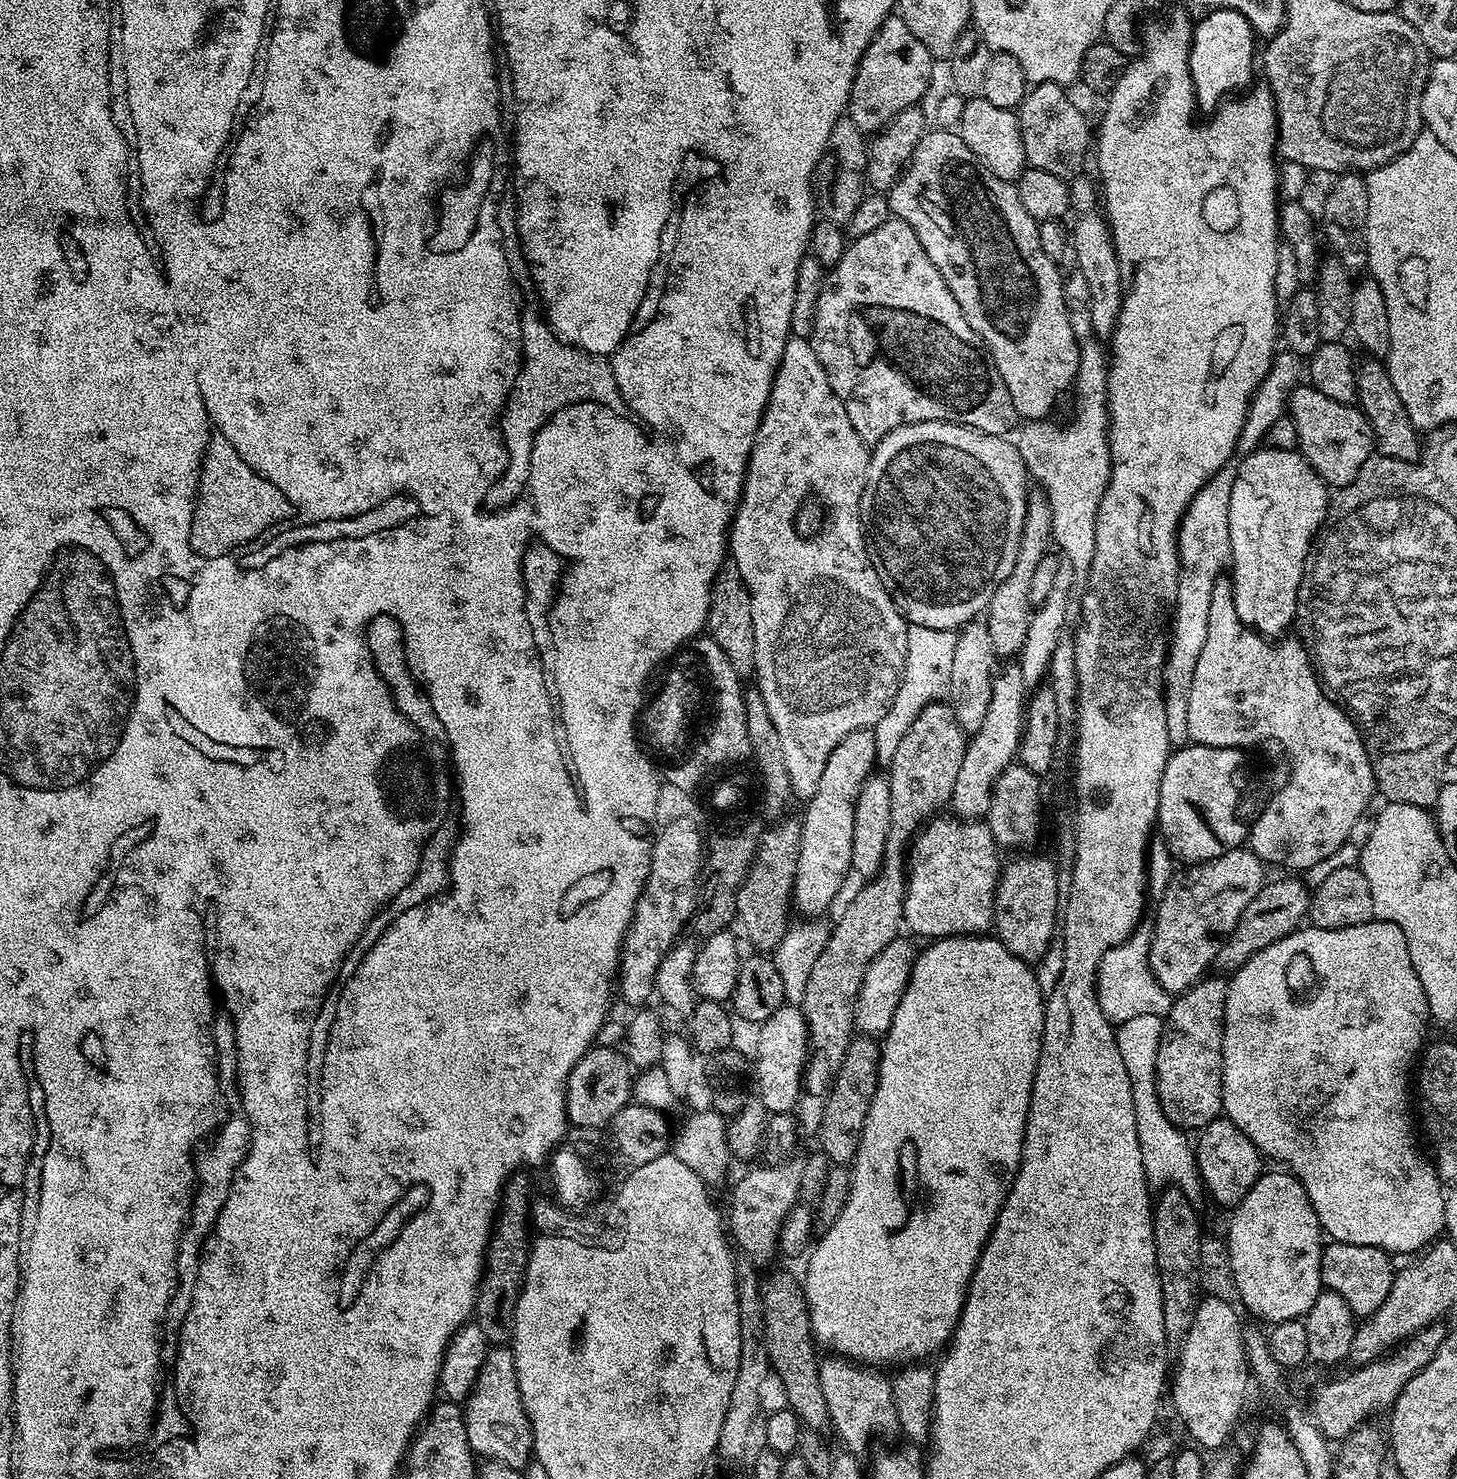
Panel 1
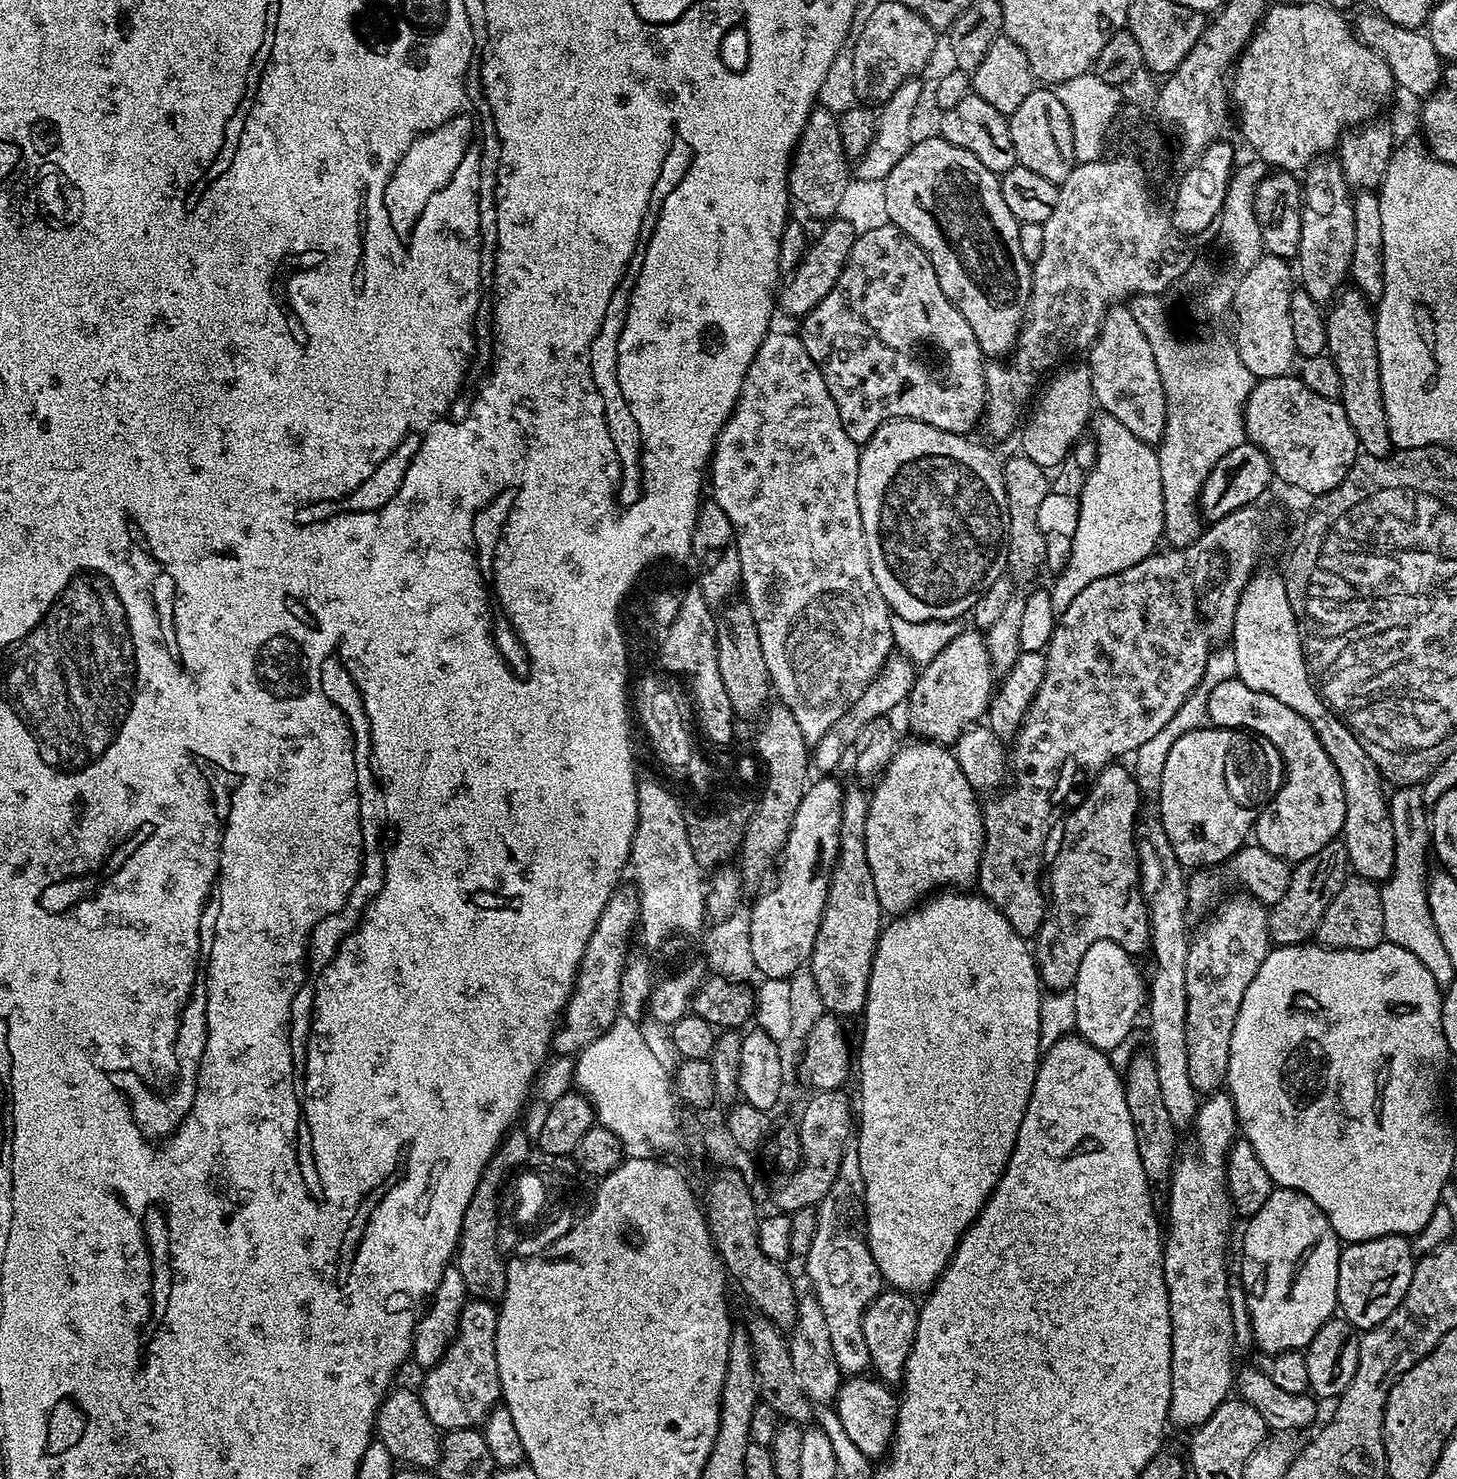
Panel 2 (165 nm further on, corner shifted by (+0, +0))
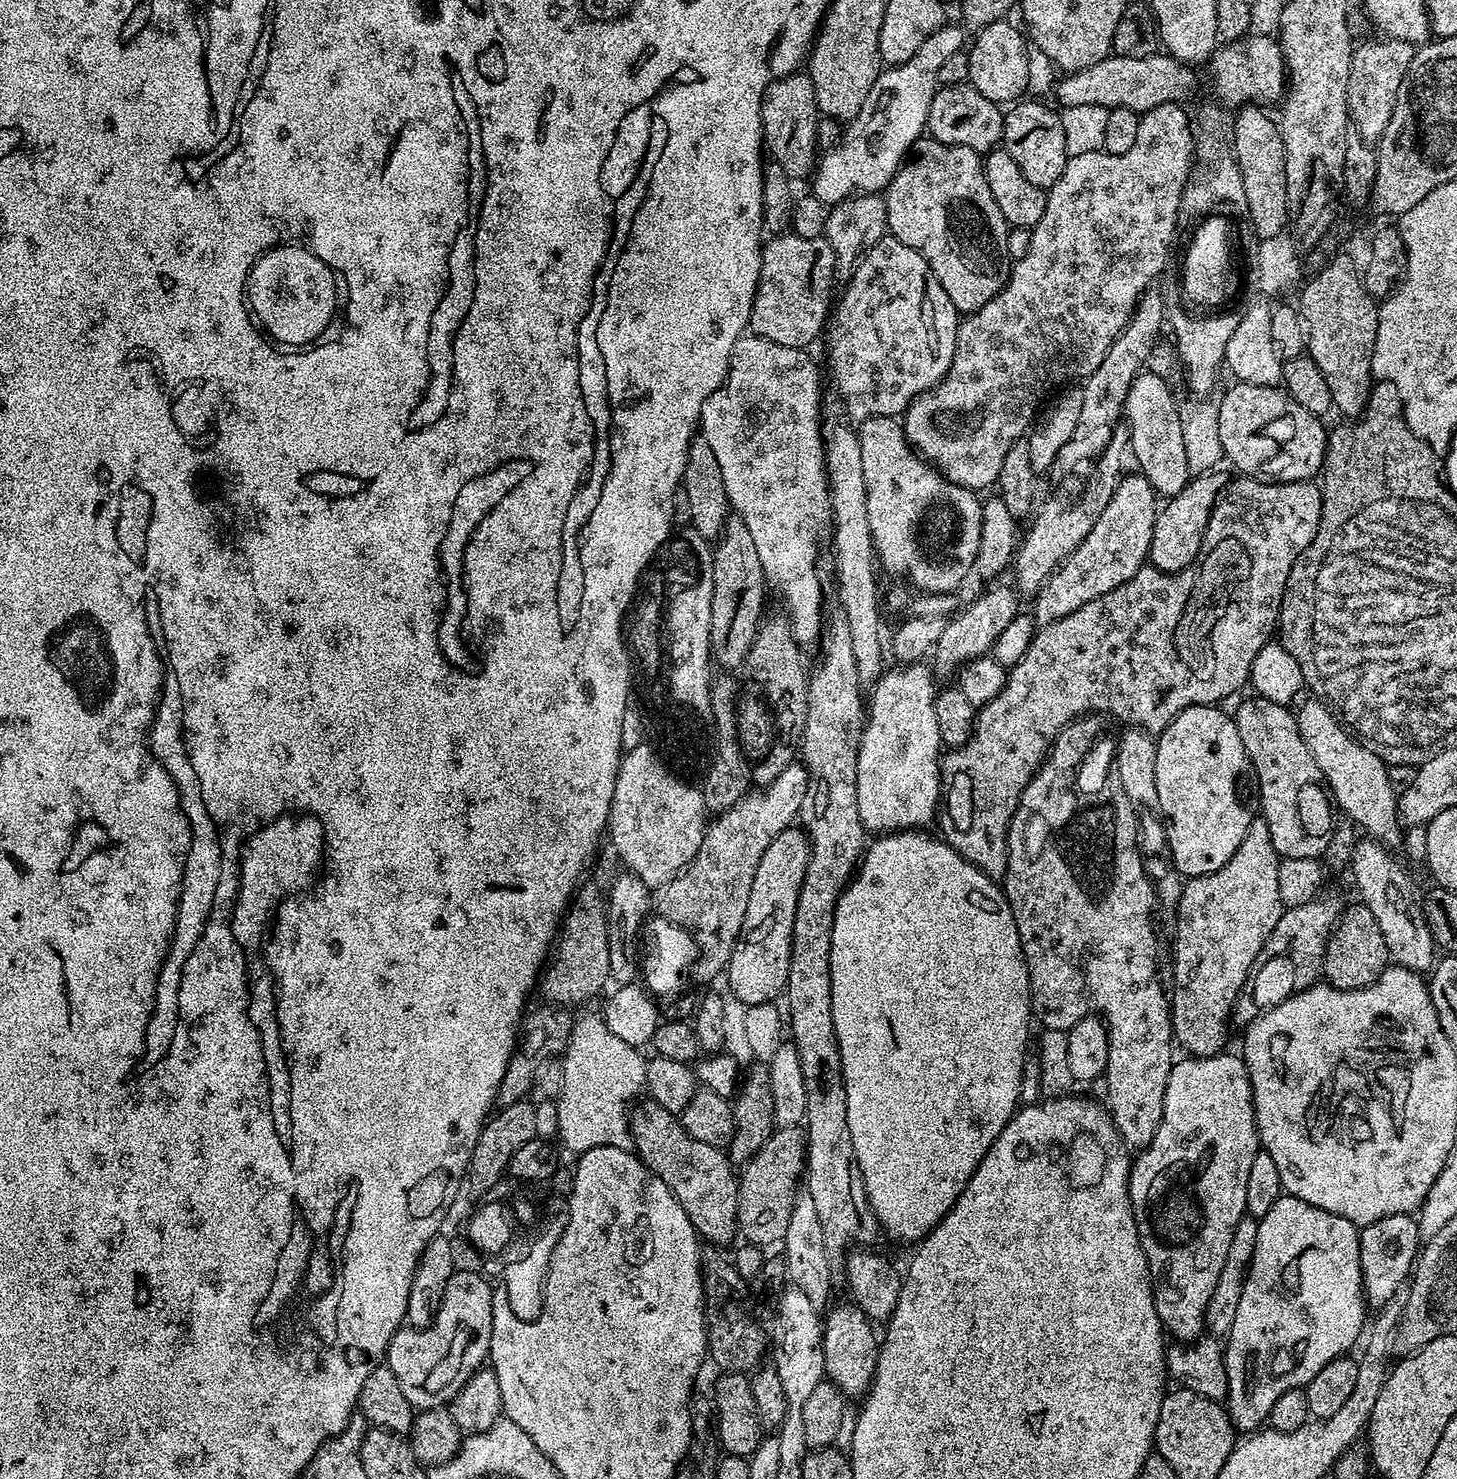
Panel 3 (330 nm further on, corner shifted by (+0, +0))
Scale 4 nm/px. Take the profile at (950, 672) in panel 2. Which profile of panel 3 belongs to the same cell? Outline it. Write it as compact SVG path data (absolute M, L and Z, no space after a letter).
M1011 587L1008 588L992 588L989 592L982 593L973 604L965 603L947 621L934 649L934 657L936 656L934 668L937 673L952 671L955 673L971 660L991 653L992 643L998 638L998 634L1002 634L1002 630L1006 630L1006 626L1010 626L1010 622L1014 622L1018 614L1017 593Z

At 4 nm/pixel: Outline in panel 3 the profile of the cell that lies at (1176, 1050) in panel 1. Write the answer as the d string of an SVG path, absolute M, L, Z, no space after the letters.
M1256 814L1253 815L1250 826L1246 830L1246 838L1242 838L1242 846L1238 846L1238 850L1234 850L1234 858L1230 858L1230 862L1226 862L1226 866L1222 866L1218 870L1214 870L1205 876L1191 877L1191 879L1184 884L1180 900L1176 903L1174 909L1174 915L1176 915L1176 953L1172 956L1170 1011L1172 1014L1172 1035L1175 1043L1179 1045L1179 1047L1181 1044L1181 1046L1188 1051L1185 1053L1191 1054L1192 1056L1214 1056L1225 1051L1224 1043L1228 1040L1228 1028L1230 1029L1232 1009L1236 1007L1236 999L1240 996L1246 978L1254 966L1254 958L1258 958L1258 954L1262 950L1266 938L1270 938L1274 926L1278 926L1278 918L1282 918L1282 914L1285 910L1280 887L1278 886L1281 859L1274 850L1274 842L1270 842L1270 826L1266 826L1263 815Z

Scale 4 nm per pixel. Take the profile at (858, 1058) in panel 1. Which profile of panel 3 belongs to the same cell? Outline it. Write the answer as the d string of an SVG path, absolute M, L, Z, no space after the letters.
M803 1127L776 1128L760 1150L739 1169L738 1214L736 1227L749 1244L779 1245L790 1223L790 1212L798 1195L796 1183L806 1172L806 1132Z

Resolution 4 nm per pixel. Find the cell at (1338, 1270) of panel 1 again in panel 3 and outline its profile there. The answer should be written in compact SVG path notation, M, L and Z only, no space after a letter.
M1403 1212L1378 1218L1378 1222L1360 1228L1360 1265L1364 1283L1364 1299L1372 1310L1383 1308L1394 1294L1409 1283L1417 1255L1422 1247L1420 1225L1415 1215Z

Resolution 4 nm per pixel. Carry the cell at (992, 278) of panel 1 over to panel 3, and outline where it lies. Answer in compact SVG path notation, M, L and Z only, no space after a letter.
M931 138L917 140L896 176L889 182L884 205L888 215L888 232L898 238L898 242L906 242L906 246L918 250L918 254L926 258L930 270L934 270L934 278L942 282L942 290L946 290L946 298L954 302L957 313L976 312L1004 289L1014 263L1006 250L1006 234L1010 226L1002 218L1002 210L998 210L994 194L990 194L981 153Z

